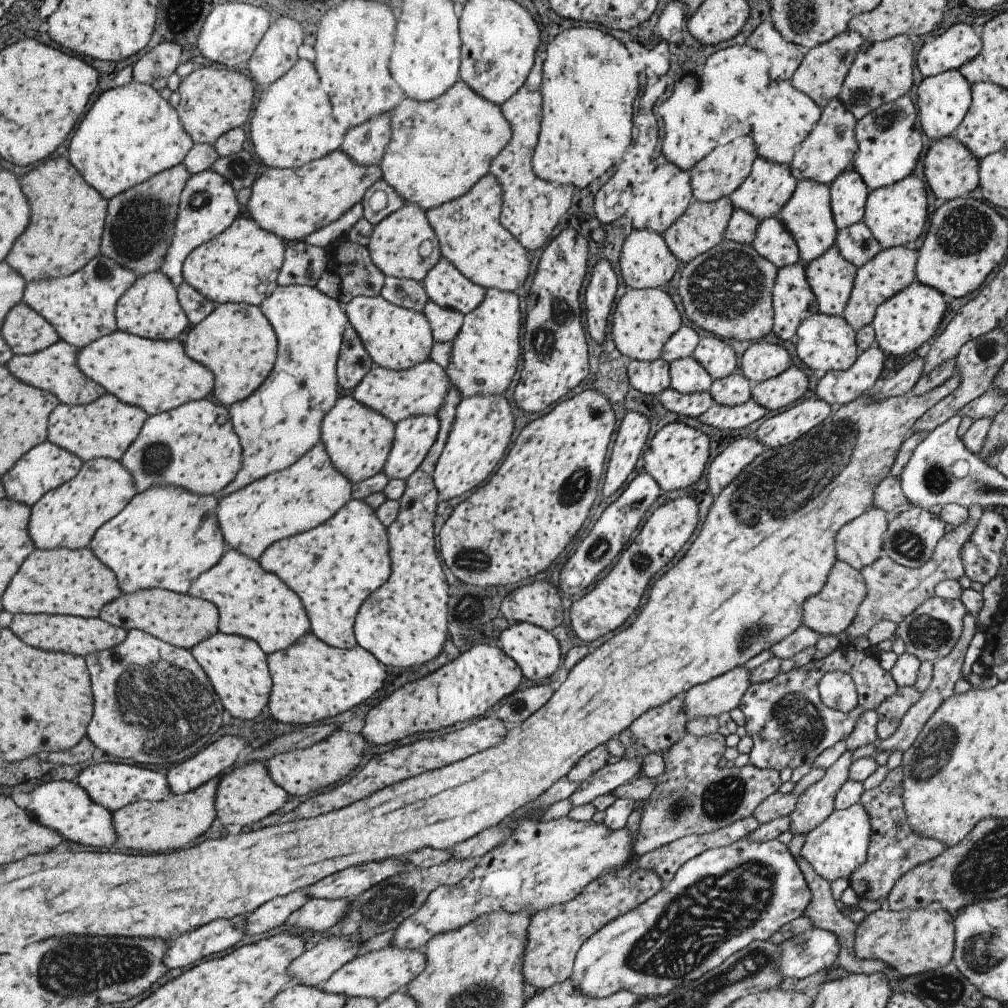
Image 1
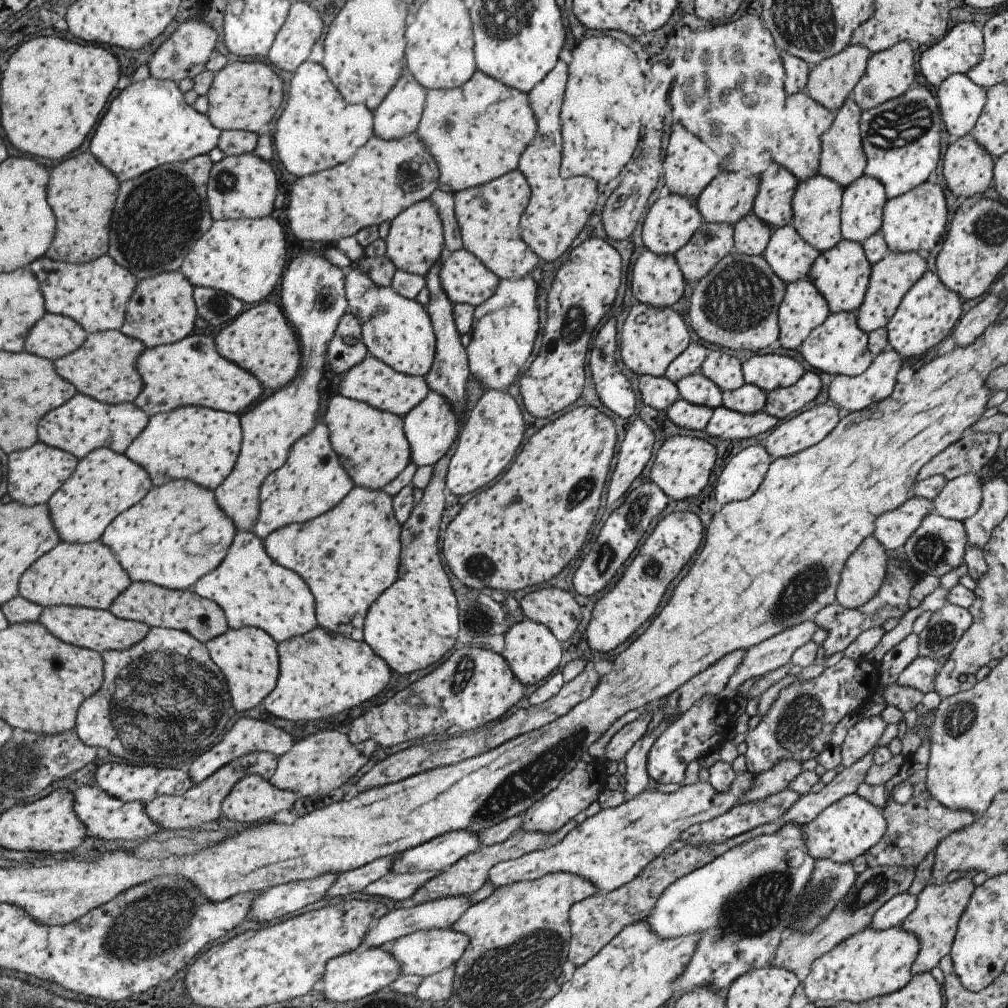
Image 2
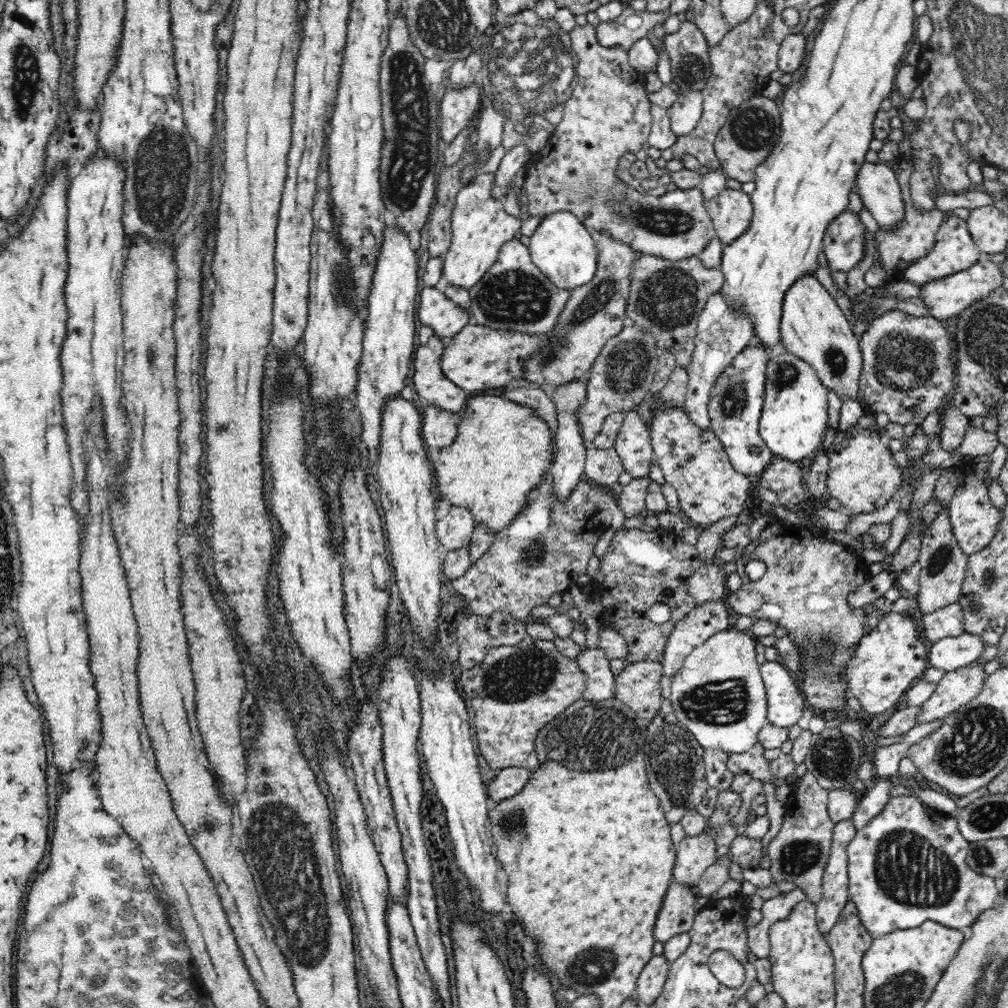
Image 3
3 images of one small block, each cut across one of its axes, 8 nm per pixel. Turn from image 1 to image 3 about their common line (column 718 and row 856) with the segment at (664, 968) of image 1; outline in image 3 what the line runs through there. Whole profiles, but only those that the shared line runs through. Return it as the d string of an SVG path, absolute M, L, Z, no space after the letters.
M911 795L892 797L889 803L881 810L881 814L878 814L867 826L864 826L858 831L858 834L852 838L847 846L849 901L856 905L858 916L865 929L872 935L872 938L875 939L890 934L898 929L918 928L926 920L960 930L960 928L972 926L984 910L992 908L994 906L994 899L998 898L998 894L1003 891L1002 884L994 878L974 872L966 864L966 853L969 852L969 844L970 842L960 834L956 818L945 817L934 813L922 801Z

